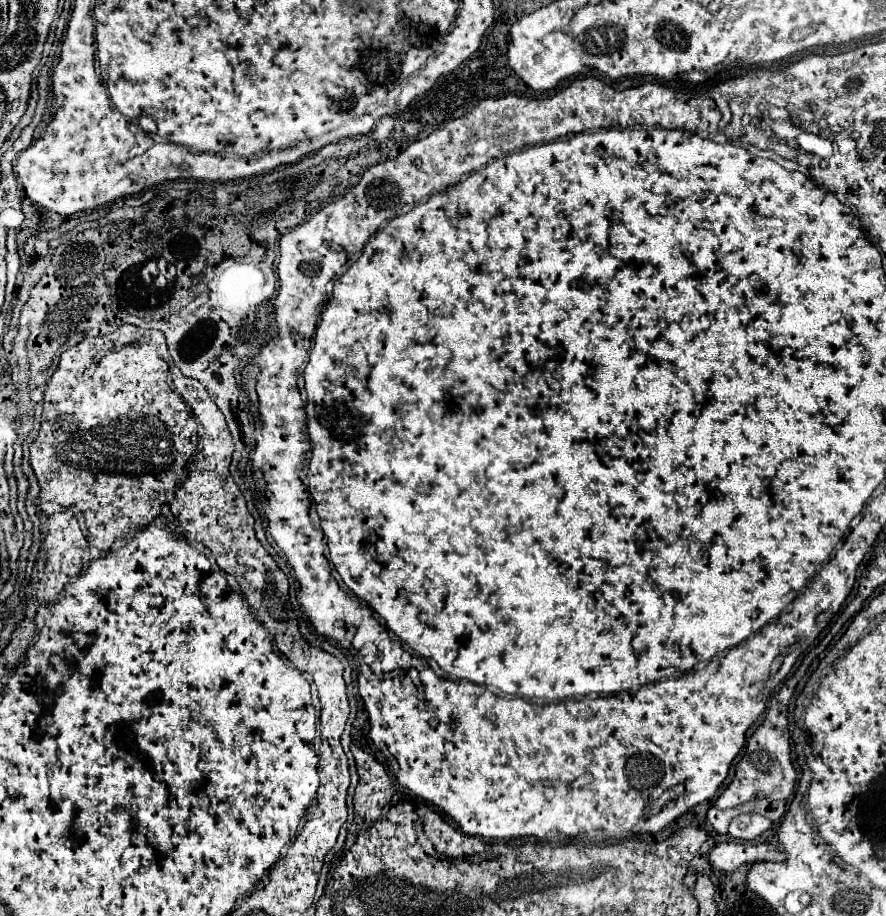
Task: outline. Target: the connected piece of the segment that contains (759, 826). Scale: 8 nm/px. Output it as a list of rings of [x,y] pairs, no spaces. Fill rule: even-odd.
[[[736,818],[730,824],[728,834],[736,840],[748,842],[748,840],[760,838],[770,828],[772,828],[772,820],[768,820],[768,818]]]

